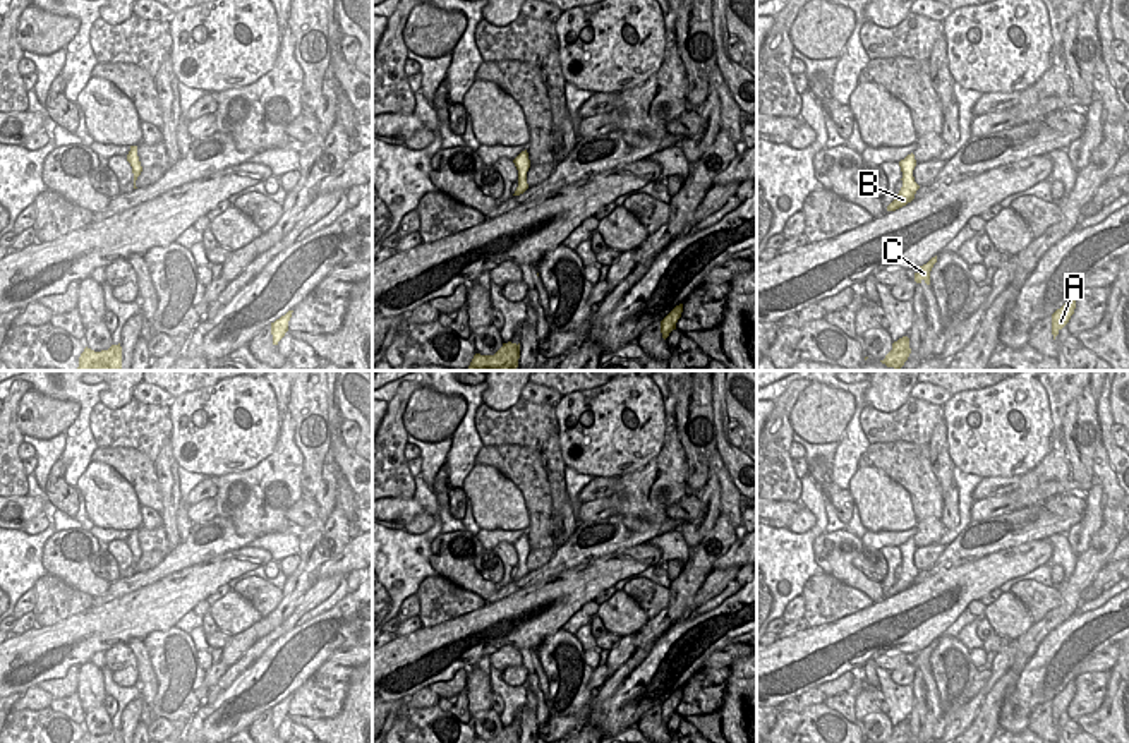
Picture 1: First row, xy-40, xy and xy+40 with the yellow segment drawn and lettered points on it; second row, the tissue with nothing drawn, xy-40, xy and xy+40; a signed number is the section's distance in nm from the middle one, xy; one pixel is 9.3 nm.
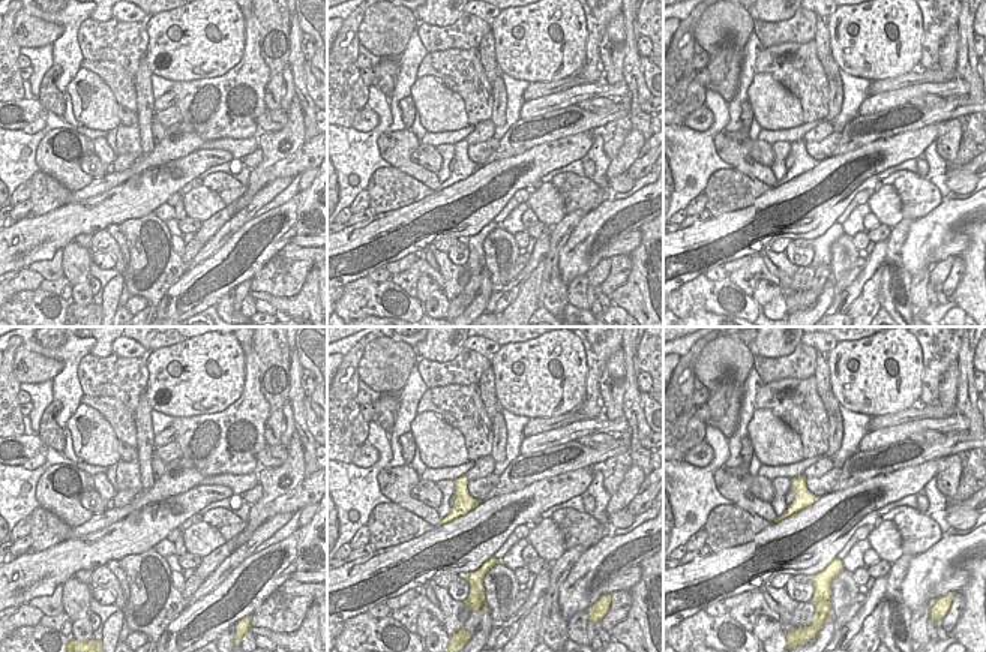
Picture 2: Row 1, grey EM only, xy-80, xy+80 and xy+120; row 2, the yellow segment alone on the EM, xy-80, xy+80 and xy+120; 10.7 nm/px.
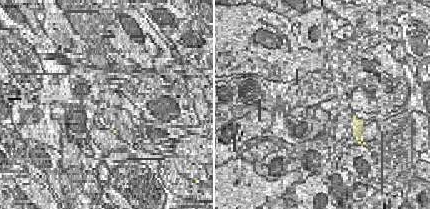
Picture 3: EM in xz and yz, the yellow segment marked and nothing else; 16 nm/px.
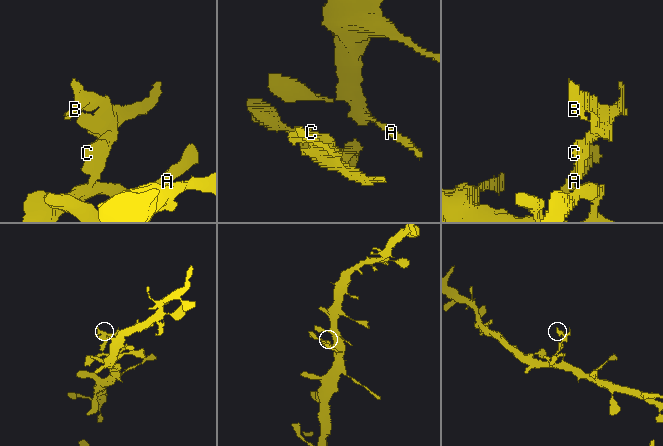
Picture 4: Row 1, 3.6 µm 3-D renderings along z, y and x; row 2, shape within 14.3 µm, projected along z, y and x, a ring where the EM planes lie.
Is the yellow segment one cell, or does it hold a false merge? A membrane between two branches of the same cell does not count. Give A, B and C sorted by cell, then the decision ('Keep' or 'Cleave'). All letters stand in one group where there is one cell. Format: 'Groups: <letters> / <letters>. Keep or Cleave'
Groups: A / B C. Cleave.

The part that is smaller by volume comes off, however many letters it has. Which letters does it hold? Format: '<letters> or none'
B, C

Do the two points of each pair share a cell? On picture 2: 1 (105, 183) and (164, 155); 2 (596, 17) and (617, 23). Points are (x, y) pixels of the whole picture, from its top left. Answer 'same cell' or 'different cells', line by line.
1: same cell
2: different cells

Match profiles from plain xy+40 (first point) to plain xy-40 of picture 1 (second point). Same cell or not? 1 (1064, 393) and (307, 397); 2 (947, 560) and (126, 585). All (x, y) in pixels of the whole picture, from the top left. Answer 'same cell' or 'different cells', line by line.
1: different cells
2: same cell

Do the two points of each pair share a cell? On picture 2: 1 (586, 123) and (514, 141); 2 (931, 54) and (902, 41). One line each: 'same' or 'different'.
1: same
2: different

